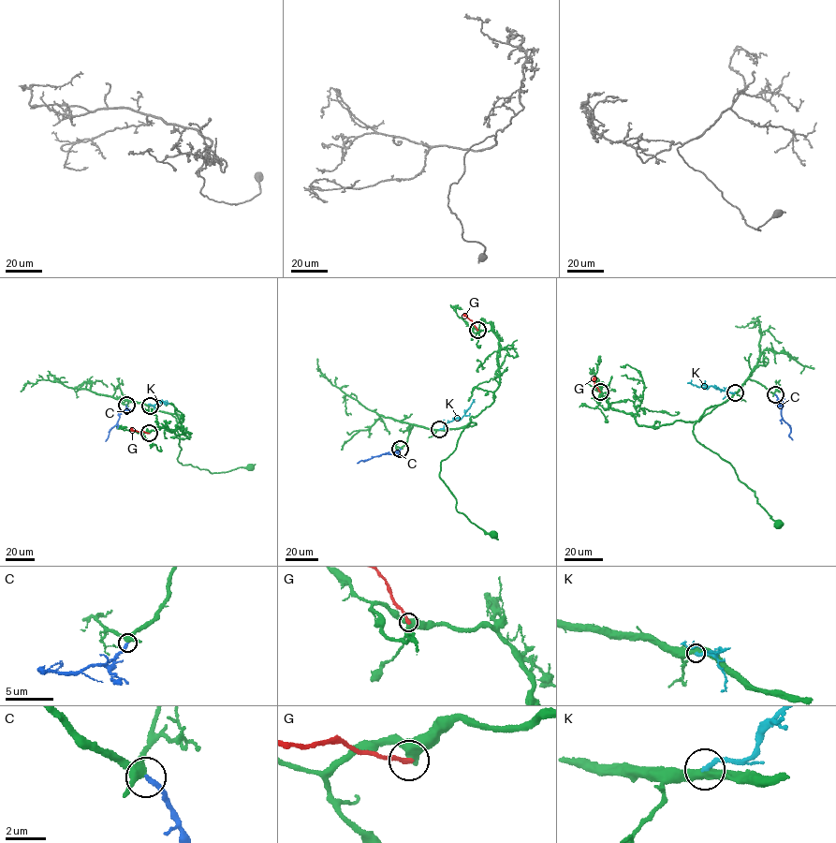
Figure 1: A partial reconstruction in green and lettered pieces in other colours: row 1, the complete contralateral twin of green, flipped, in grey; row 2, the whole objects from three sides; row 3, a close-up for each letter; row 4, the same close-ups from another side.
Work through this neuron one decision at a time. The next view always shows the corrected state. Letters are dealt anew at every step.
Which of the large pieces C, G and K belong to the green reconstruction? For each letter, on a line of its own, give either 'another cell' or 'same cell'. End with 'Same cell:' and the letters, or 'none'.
C: same cell
G: another cell
K: another cell
Same cell: C

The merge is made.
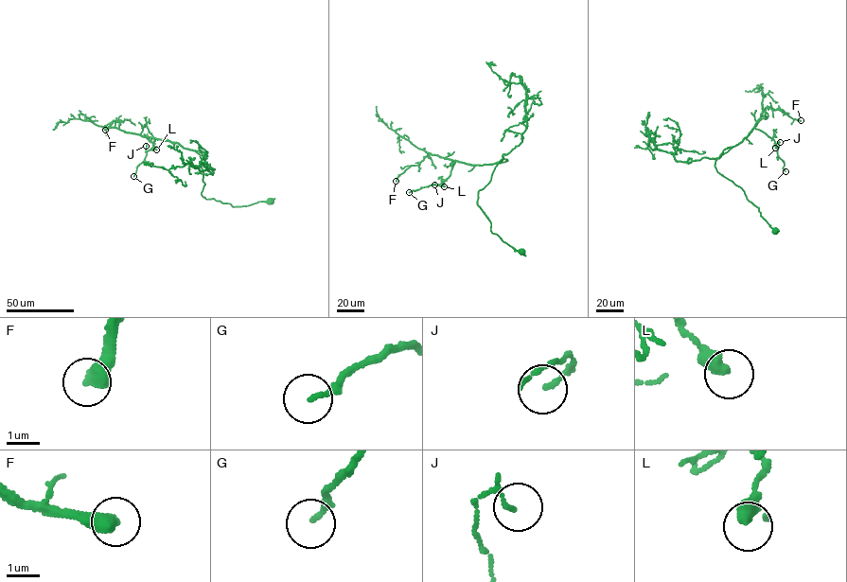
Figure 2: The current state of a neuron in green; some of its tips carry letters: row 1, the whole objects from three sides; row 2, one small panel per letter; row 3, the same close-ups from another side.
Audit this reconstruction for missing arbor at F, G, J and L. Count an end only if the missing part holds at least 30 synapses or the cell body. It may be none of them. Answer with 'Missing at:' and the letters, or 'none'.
Missing at: F

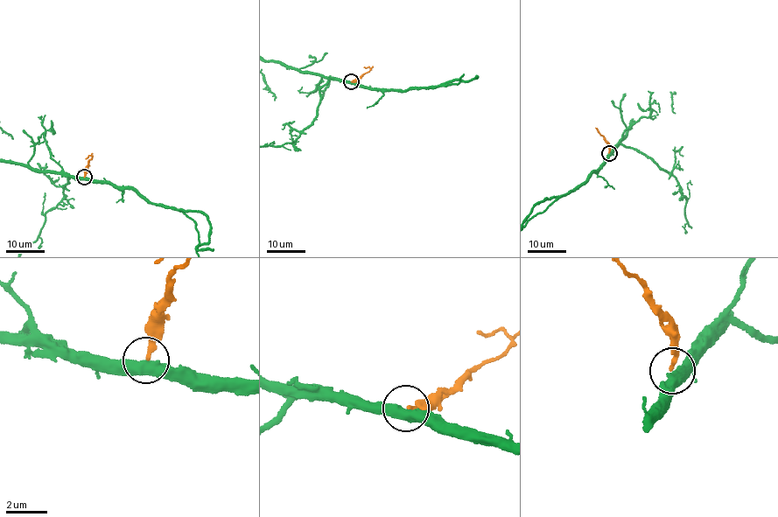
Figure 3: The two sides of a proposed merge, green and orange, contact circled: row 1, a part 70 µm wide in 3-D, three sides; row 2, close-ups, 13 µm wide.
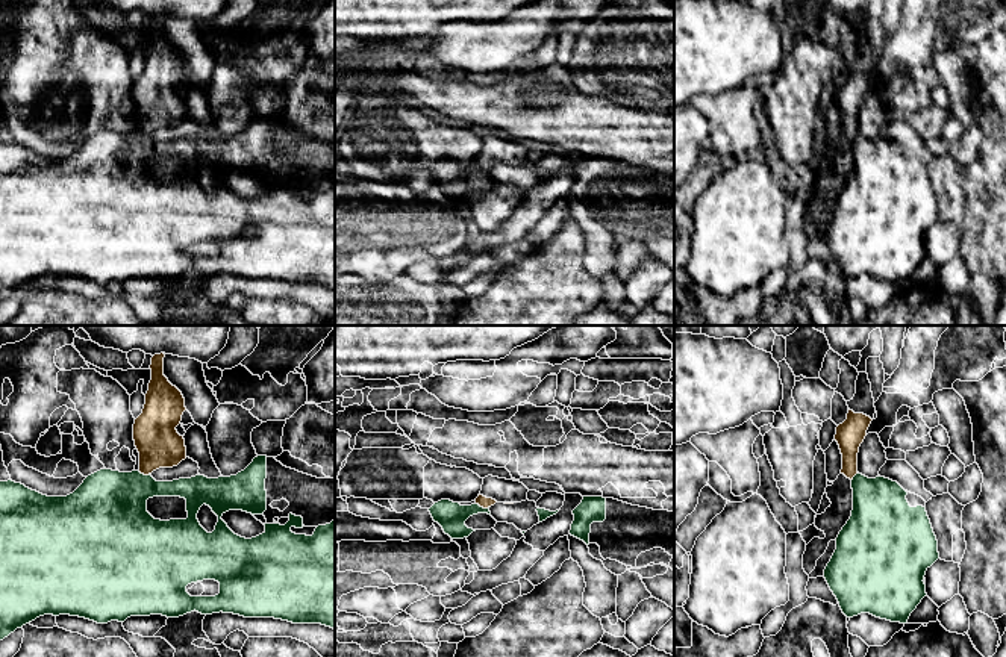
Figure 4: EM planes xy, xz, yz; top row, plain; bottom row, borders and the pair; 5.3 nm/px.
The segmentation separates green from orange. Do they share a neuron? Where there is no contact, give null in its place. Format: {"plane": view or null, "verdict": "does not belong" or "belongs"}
{"plane": "xz", "verdict": "does not belong"}

